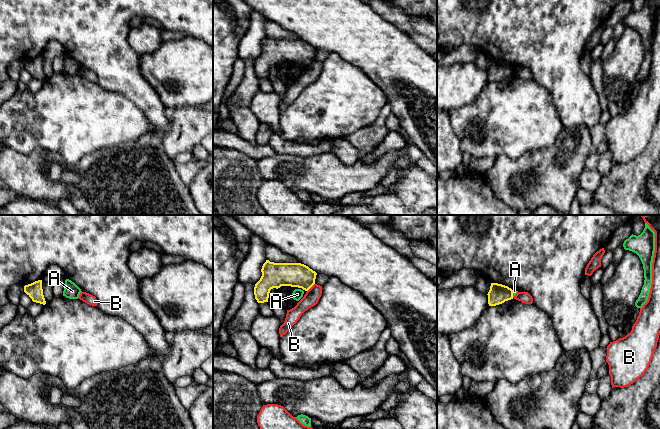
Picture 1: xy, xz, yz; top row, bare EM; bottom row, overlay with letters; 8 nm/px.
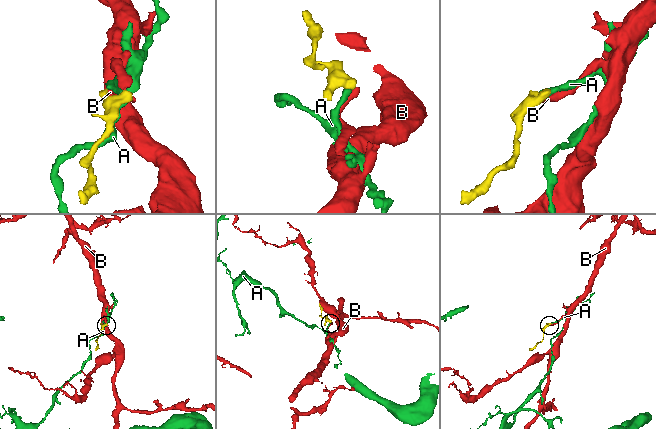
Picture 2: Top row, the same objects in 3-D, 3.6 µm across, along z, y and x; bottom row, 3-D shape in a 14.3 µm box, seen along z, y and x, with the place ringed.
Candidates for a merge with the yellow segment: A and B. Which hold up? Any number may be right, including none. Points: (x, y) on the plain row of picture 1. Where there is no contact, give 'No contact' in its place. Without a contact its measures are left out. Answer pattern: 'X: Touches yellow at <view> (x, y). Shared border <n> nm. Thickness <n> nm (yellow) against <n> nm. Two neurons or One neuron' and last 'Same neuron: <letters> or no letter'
A: Touches yellow at yz (512, 69). Shared border 60 nm. Thickness 160 nm (yellow) against 30 nm. Two neurons
B: Touches yellow at xz (311, 62). Shared border 90 nm. Thickness 190 nm (yellow) against 120 nm. Two neurons
Same neuron: no letter

